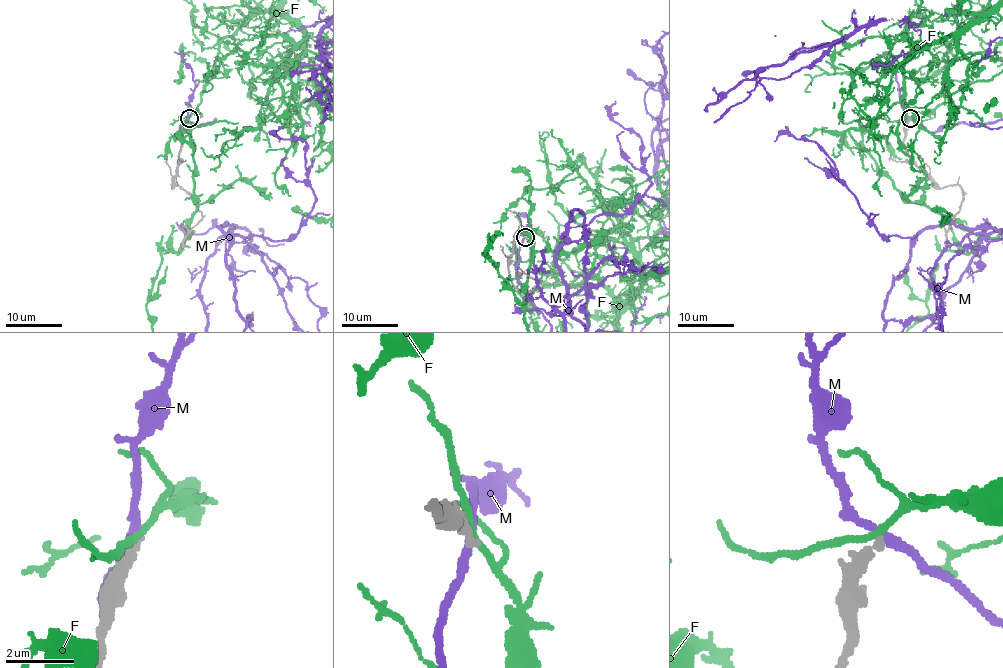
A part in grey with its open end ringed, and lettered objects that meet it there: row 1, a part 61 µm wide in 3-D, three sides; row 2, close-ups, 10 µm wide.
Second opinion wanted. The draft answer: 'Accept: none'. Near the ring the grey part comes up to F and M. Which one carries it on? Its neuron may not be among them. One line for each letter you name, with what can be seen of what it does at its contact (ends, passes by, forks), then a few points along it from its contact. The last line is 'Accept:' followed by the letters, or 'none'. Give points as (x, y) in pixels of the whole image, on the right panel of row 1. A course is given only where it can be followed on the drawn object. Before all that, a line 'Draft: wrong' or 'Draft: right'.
Draft: right
Accept: none

